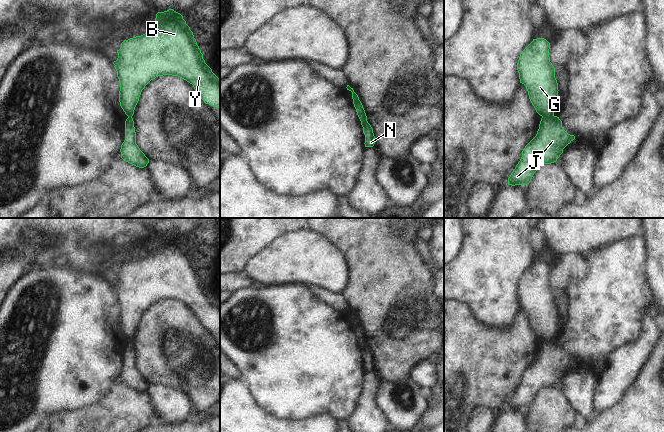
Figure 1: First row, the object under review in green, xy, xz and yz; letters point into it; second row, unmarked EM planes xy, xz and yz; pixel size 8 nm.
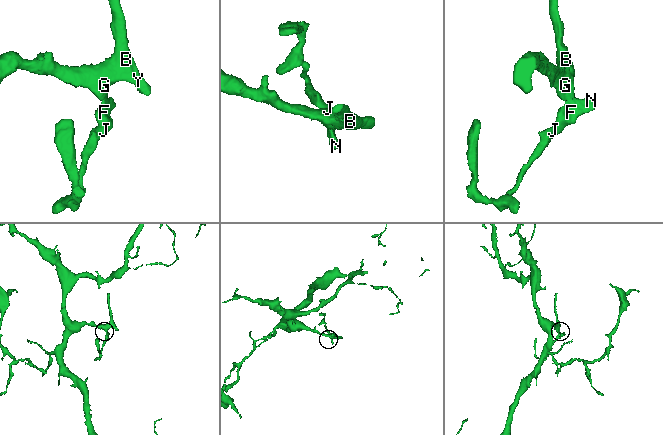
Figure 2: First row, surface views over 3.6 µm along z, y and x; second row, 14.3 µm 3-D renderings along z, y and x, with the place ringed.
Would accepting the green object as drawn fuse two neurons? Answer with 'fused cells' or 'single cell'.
fused cells

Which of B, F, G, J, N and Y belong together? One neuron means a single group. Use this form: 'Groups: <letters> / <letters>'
Groups: B G Y / F J N.

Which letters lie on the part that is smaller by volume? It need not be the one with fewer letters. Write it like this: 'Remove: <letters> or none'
Remove: F, J, N

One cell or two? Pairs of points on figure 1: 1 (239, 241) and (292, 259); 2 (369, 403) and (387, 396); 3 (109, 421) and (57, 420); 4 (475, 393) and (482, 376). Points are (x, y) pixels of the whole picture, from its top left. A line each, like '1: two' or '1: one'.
1: two
2: two
3: one
4: one

